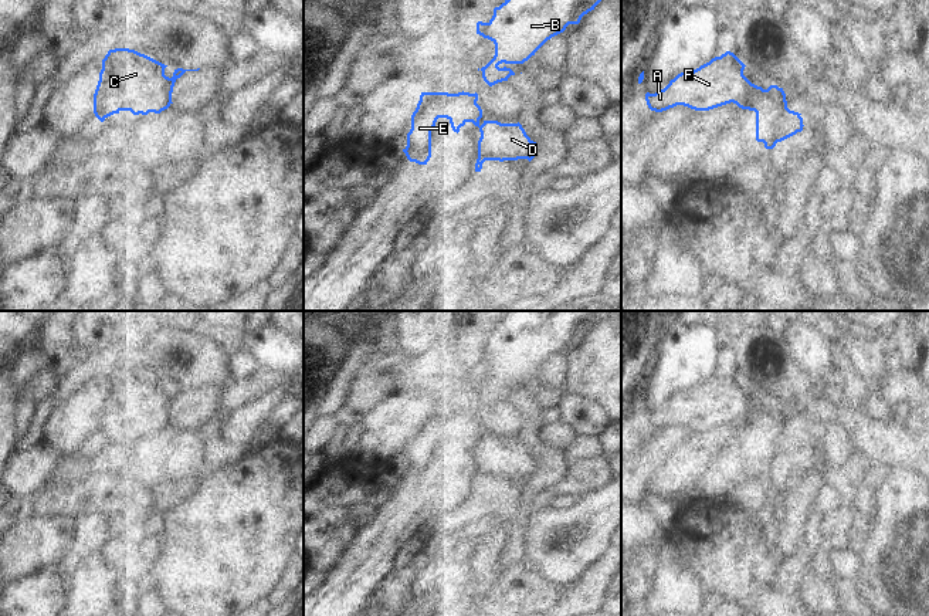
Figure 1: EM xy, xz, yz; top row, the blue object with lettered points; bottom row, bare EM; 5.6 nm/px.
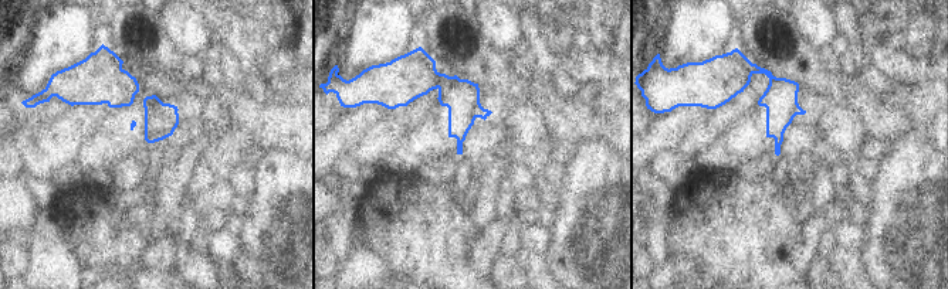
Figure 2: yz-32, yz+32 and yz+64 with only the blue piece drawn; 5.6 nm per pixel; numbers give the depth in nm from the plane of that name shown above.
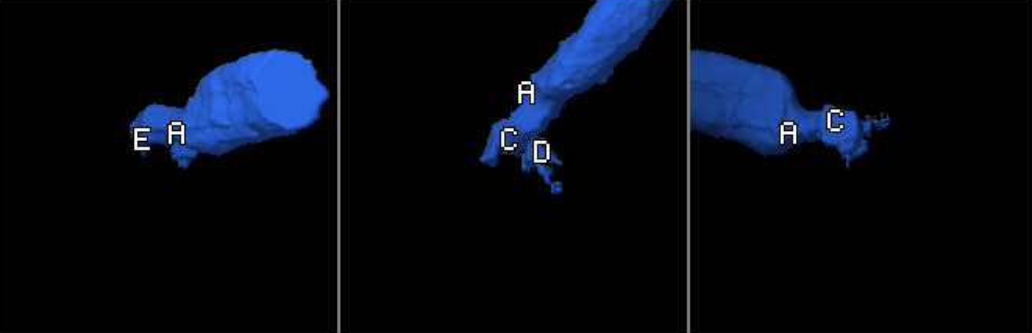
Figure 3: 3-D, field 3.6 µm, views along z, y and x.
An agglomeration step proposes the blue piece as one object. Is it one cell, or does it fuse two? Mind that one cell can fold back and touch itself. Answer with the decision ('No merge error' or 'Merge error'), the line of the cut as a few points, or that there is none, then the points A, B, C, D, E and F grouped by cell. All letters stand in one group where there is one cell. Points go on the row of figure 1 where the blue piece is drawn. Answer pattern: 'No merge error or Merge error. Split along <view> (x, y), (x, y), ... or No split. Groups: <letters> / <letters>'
Merge error. Split along yz (763, 90), (745, 108). Groups: A B C E F / D

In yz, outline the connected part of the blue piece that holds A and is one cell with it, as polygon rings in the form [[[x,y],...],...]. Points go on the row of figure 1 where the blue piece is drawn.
[[[726,51],[694,71],[678,74],[664,89],[647,92],[647,105],[655,112],[677,105],[709,111],[730,102],[746,109],[763,88],[743,75],[745,67],[733,53]]]

